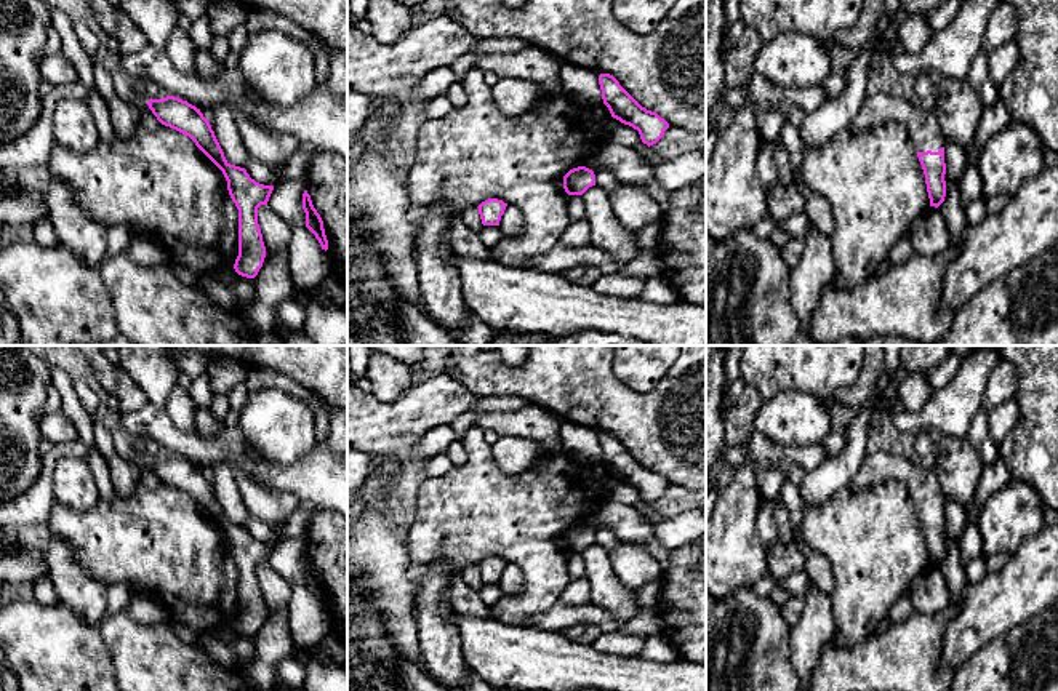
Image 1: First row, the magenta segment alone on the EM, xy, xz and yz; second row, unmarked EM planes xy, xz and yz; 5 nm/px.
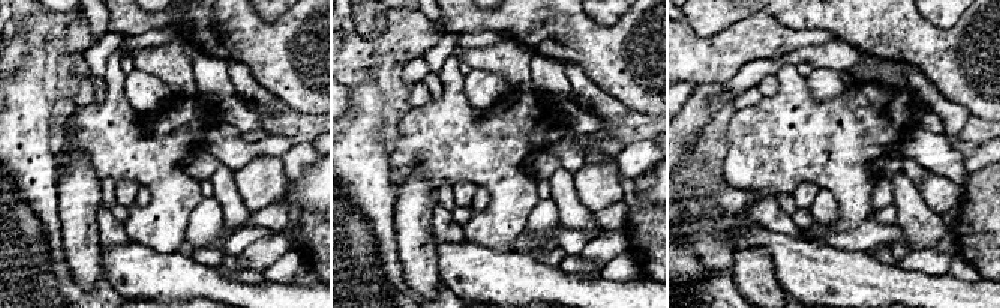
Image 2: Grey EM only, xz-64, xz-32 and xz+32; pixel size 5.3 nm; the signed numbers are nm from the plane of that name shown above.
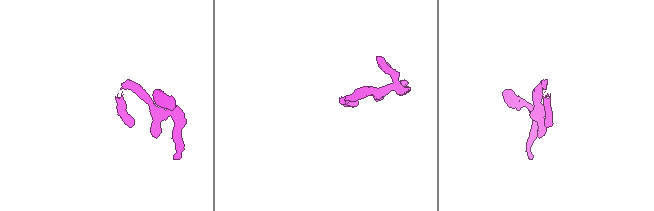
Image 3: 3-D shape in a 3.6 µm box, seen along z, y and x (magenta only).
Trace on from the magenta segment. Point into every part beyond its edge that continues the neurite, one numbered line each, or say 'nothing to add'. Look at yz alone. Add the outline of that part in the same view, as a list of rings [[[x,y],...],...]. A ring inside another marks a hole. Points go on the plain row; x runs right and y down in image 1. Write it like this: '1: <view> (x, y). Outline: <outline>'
1: yz (877, 467). Outline: [[[885,451],[868,453],[848,486],[863,489],[890,480],[900,480],[908,486],[917,510],[938,510],[944,505],[944,496],[933,470],[906,456]]]

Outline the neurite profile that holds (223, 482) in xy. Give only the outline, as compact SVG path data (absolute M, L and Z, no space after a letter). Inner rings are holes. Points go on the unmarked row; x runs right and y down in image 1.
M218 467L211 477L211 488L227 521L245 526L250 513L242 499L235 475L227 467Z

